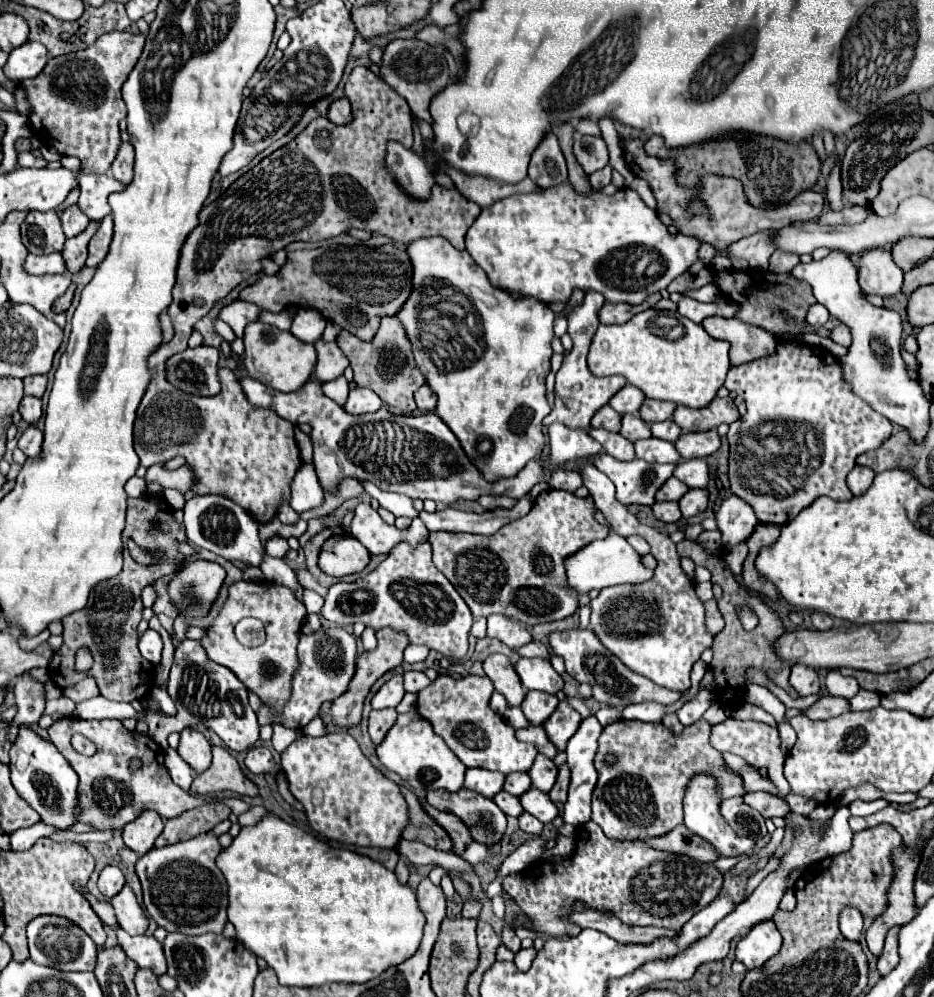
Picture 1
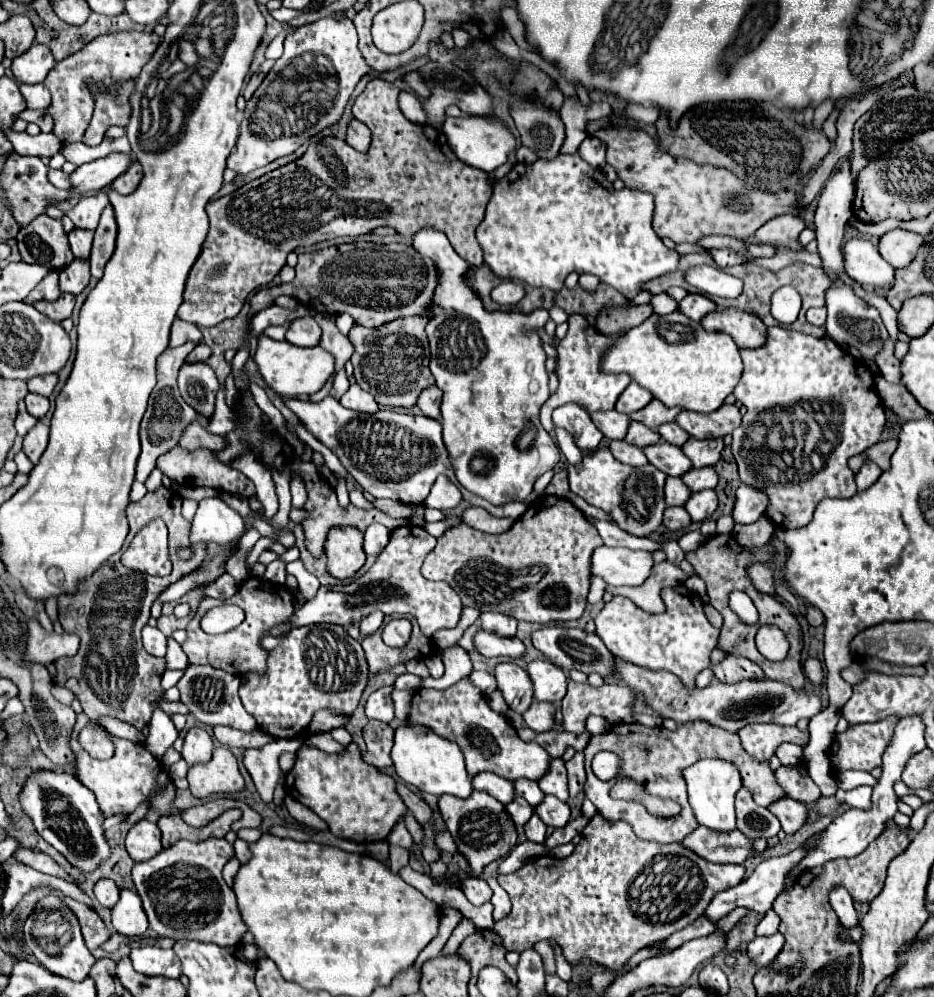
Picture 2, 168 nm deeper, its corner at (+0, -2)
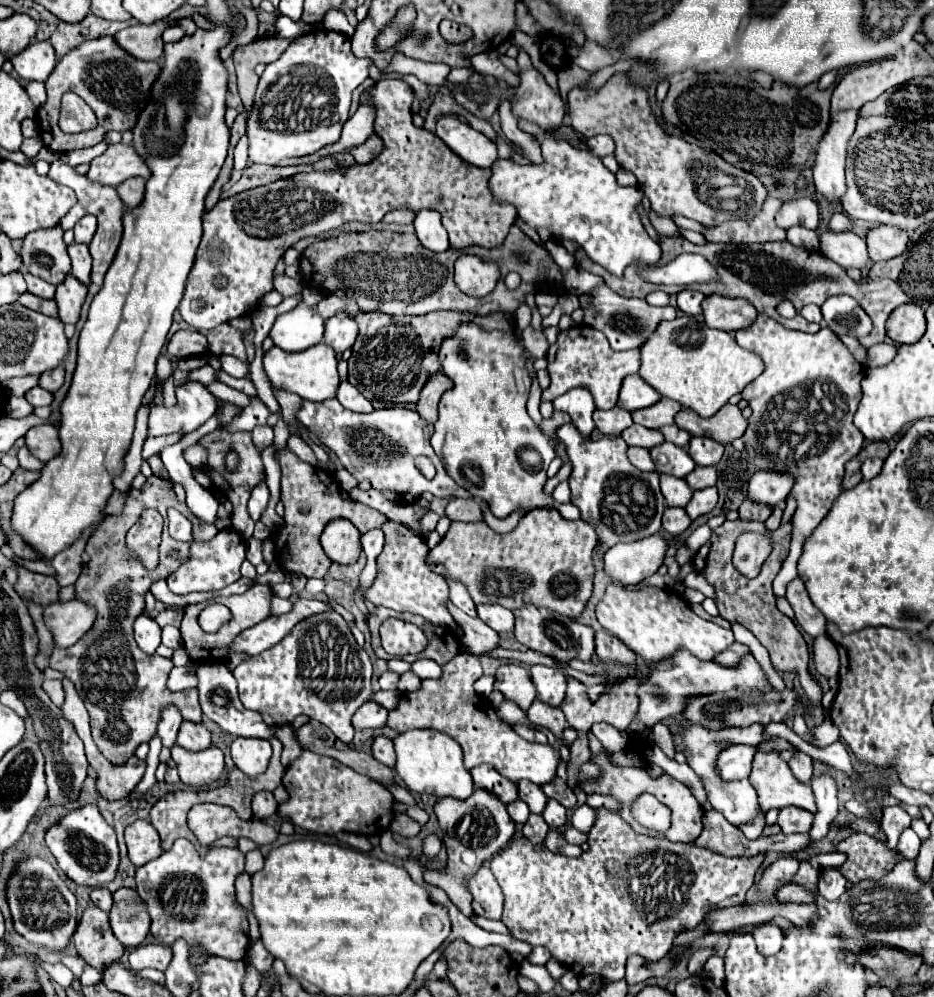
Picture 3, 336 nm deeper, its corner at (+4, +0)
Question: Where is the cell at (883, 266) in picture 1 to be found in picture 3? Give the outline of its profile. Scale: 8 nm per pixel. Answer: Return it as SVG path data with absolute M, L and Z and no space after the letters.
M822 230L820 252L824 252L830 260L840 264L844 270L848 270L848 268L866 270L866 266L870 262L866 240L862 236L858 236L856 232Z

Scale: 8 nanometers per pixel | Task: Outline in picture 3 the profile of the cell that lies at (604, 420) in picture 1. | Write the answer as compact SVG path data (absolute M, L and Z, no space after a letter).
M616 406L612 410L594 410L594 424L606 436L620 436L622 430L632 426L632 418L630 412Z

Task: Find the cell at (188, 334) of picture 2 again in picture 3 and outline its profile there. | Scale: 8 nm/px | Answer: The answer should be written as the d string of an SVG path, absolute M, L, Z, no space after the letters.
M178 330L170 342L168 342L168 354L176 360L190 358L190 356L200 356L208 352L208 342L202 332L196 330Z

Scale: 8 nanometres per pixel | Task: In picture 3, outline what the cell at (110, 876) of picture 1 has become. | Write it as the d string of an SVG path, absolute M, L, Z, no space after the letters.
M94 888L92 892L90 892L90 898L92 898L92 902L100 908L100 910L104 910L104 912L108 912L110 910L110 906L112 906L112 892L108 890L108 888Z

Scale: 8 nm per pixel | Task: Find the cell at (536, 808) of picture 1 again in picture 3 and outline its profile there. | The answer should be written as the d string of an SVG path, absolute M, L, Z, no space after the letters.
M548 800L544 812L542 812L542 818L548 822L550 828L562 828L566 822L568 822L568 812L554 800Z

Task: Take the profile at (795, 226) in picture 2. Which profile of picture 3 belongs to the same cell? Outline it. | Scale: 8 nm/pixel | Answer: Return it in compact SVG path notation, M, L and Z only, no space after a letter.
M800 196L790 202L784 202L782 210L776 214L776 226L784 228L784 230L788 230L792 226L800 226L800 224L804 228L816 230L818 222L820 222L818 204L808 196Z

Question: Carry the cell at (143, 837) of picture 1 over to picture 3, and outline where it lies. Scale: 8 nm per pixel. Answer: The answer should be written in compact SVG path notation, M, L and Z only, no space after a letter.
M136 820L124 830L128 856L134 866L142 866L162 854L160 836L148 820Z

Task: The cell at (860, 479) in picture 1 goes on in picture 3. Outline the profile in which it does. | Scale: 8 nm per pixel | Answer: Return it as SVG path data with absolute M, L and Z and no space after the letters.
M872 458L872 460L866 460L864 464L862 464L862 476L864 476L864 480L872 480L874 476L878 476L880 474L880 470L882 470L882 460L878 460L878 458Z

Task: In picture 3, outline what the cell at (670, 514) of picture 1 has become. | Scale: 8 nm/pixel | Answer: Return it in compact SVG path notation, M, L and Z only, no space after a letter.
M666 508L662 518L662 528L670 534L680 534L690 526L690 522L692 520L684 508Z

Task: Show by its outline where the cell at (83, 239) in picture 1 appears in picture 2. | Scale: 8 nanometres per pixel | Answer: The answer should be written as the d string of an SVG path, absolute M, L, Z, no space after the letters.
M74 260L60 272L60 290L78 296L90 282L90 266L84 260Z

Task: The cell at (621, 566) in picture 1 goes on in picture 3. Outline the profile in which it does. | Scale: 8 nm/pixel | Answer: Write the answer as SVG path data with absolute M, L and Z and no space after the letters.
M658 534L630 544L616 544L604 552L604 574L622 584L638 584L658 572L664 562L666 540Z

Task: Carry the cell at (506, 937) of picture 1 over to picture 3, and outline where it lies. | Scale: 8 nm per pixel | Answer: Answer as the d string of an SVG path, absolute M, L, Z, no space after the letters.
M602 806L596 808L596 822L588 832L588 850L582 856L554 856L550 850L518 838L490 860L490 870L506 896L502 922L514 938L530 946L548 948L554 960L578 976L600 974L608 980L620 980L624 976L624 964L632 954L660 960L670 952L674 936L684 928L696 928L708 910L742 904L754 884L754 874L762 858L726 858L692 844L674 844L662 836L642 836L620 814Z

